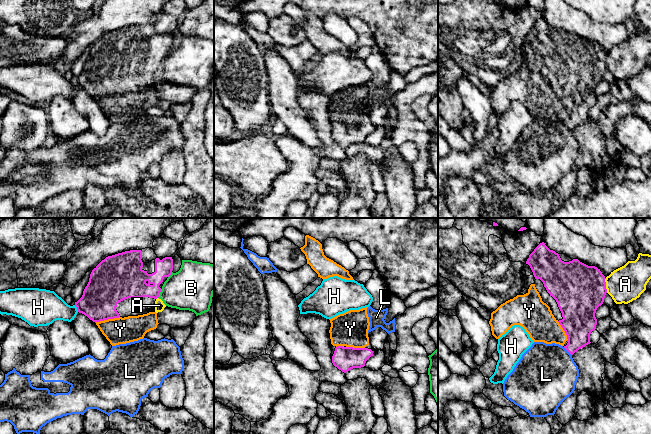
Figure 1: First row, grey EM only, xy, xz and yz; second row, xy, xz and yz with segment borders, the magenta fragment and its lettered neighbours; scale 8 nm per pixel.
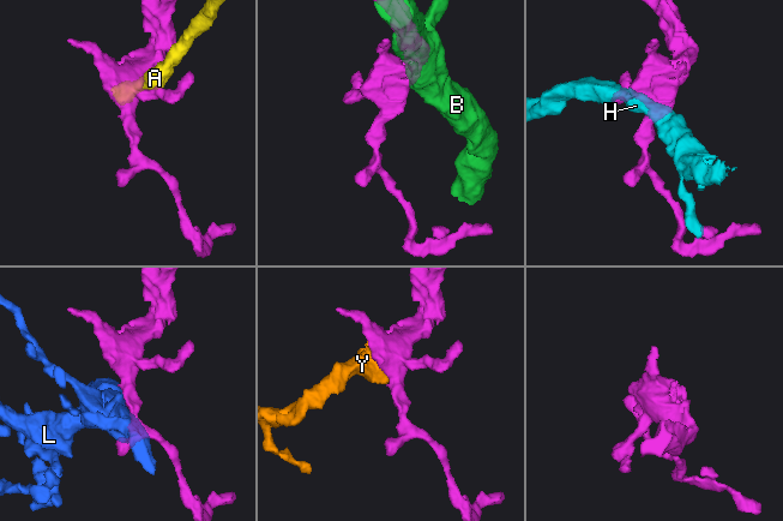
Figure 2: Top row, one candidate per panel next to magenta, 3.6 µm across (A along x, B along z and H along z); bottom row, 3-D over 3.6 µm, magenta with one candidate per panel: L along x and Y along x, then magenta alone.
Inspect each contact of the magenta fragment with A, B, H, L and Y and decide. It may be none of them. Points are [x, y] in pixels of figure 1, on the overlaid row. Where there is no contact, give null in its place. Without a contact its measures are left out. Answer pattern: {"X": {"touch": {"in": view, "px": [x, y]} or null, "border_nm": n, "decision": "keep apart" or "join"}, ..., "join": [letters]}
{"A": {"touch": {"in": "yz", "px": [605, 285]}, "border_nm": 120, "decision": "keep apart"}, "B": {"touch": {"in": "xy", "px": [159, 293]}, "border_nm": 80, "decision": "keep apart"}, "H": {"touch": {"in": "xy", "px": [77, 308]}, "border_nm": 70, "decision": "keep apart"}, "L": {"touch": {"in": "yz", "px": [567, 350]}, "border_nm": 100, "decision": "keep apart"}, "Y": {"touch": {"in": "xy", "px": [107, 319]}, "border_nm": 200, "decision": "join"}, "join": ["Y"]}

